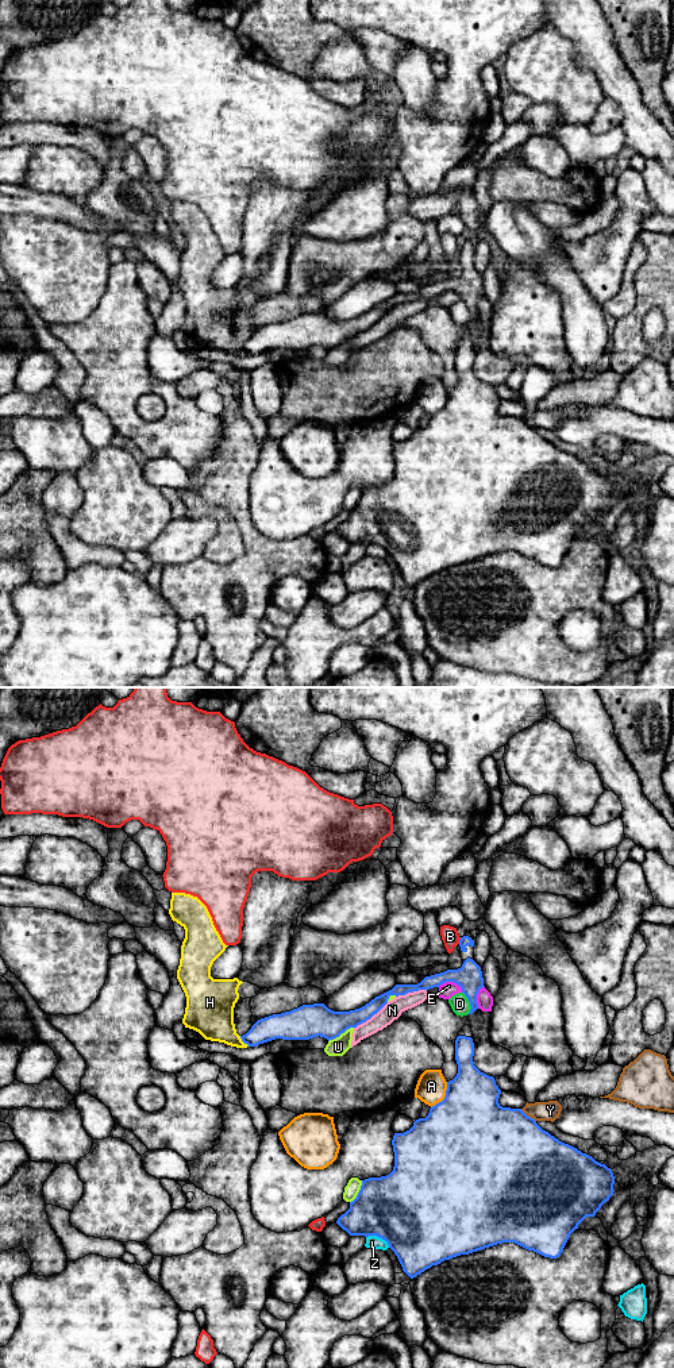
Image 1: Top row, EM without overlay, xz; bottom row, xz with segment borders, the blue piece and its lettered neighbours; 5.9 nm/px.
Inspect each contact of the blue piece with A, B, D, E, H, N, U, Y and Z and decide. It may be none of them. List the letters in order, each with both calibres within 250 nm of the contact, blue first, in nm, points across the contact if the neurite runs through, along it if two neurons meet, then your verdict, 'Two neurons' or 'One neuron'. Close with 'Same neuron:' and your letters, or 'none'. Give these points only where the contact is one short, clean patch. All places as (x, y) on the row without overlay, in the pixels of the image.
A: Thickness 480 nm (blue) against 180 nm. Two neurons
B: Thickness 60 nm (blue) against 100 nm. Two neurons
D: Thickness 160 nm (blue) against 120 nm. Boundary: xz (462, 300), (470, 315), (469, 322). Two neurons
E: Thickness 160 nm (blue) against 90 nm. Two neurons
H: Thickness 140 nm (blue) against 260 nm. Boundary: xz (239, 345), (249, 354). Two neurons
N: Thickness 170 nm (blue) against 110 nm. Two neurons
U: Thickness 200 nm (blue) against 110 nm. Two neurons
Y: Thickness 500 nm (blue) against 120 nm. Two neurons
Z: Thickness 480 nm (blue) against 80 nm. Two neurons
Same neuron: none

